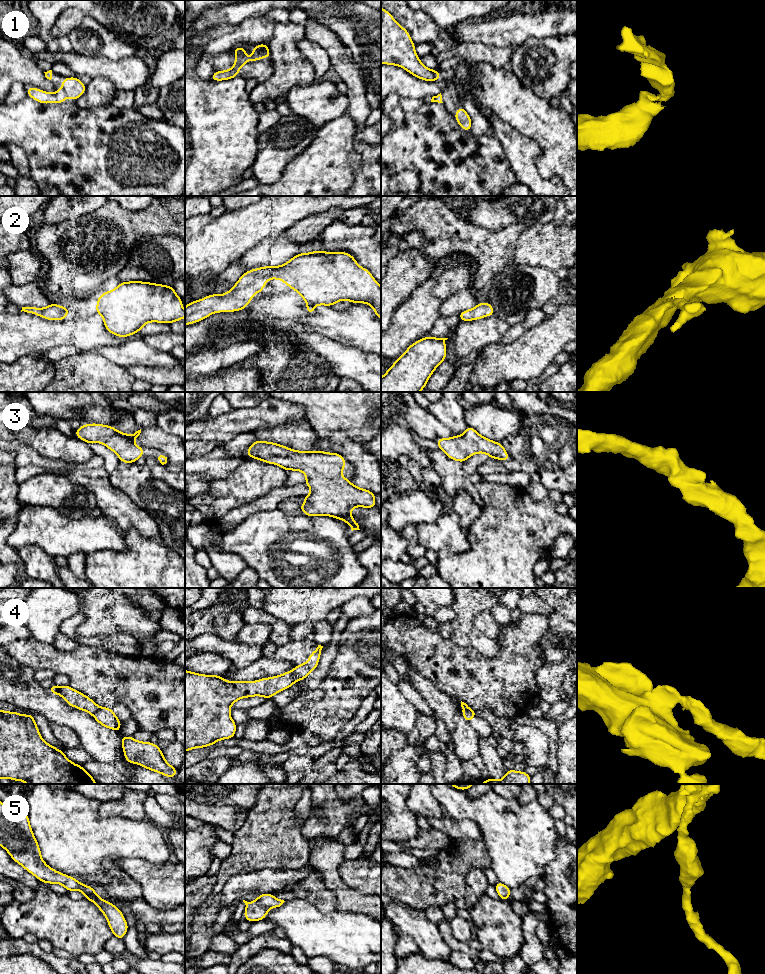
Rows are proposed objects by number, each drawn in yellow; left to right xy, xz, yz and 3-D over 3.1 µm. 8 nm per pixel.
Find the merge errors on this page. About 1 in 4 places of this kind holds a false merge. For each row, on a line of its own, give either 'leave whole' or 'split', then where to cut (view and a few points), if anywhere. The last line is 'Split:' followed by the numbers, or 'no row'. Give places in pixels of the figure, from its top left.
1: leave whole | no cut
2: leave whole | no cut
3: leave whole | no cut
4: split | yz (465, 709), (474, 714)
5: leave whole | no cut
Split: 4

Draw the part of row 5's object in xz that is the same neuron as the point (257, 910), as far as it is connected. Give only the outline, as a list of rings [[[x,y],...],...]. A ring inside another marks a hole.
[[[265,893],[258,895],[257,899],[253,902],[247,902],[245,900],[243,902],[246,905],[243,918],[250,922],[256,922],[258,920],[264,920],[271,908],[280,907],[285,901],[275,898],[271,893]]]

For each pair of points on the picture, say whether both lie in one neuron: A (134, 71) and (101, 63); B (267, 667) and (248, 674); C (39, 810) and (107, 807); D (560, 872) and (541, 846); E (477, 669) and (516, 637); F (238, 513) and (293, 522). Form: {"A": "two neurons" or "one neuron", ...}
{"A": "one neuron", "B": "one neuron", "C": "two neurons", "D": "two neurons", "E": "one neuron", "F": "two neurons"}

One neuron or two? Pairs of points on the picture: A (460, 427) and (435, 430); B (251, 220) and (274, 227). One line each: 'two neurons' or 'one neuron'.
A: two neurons
B: one neuron

